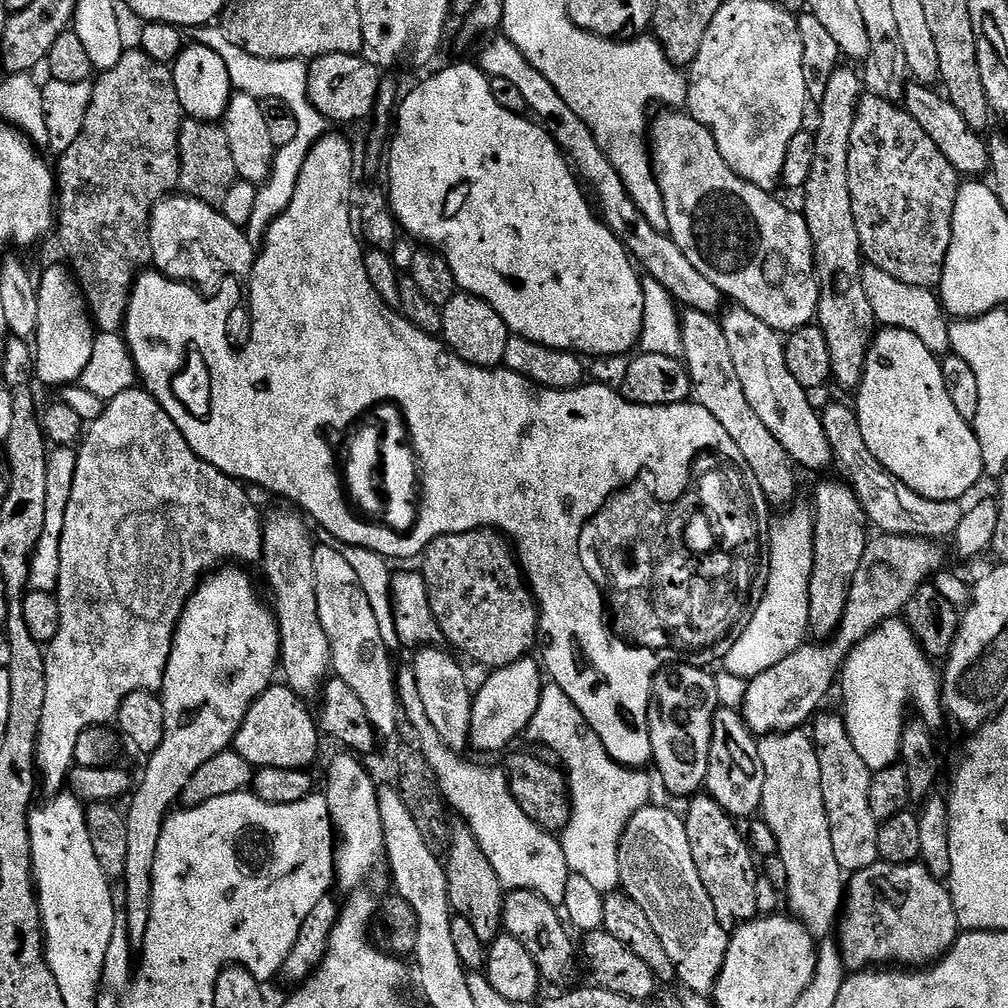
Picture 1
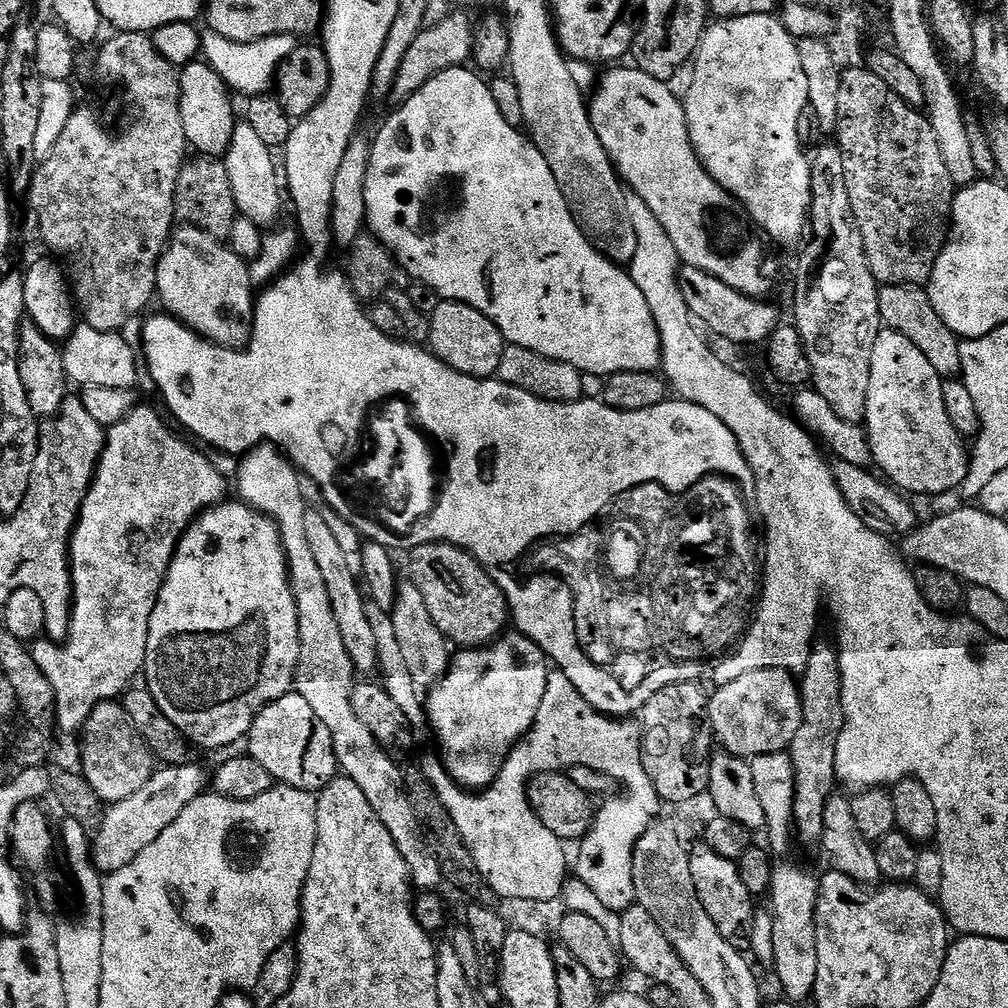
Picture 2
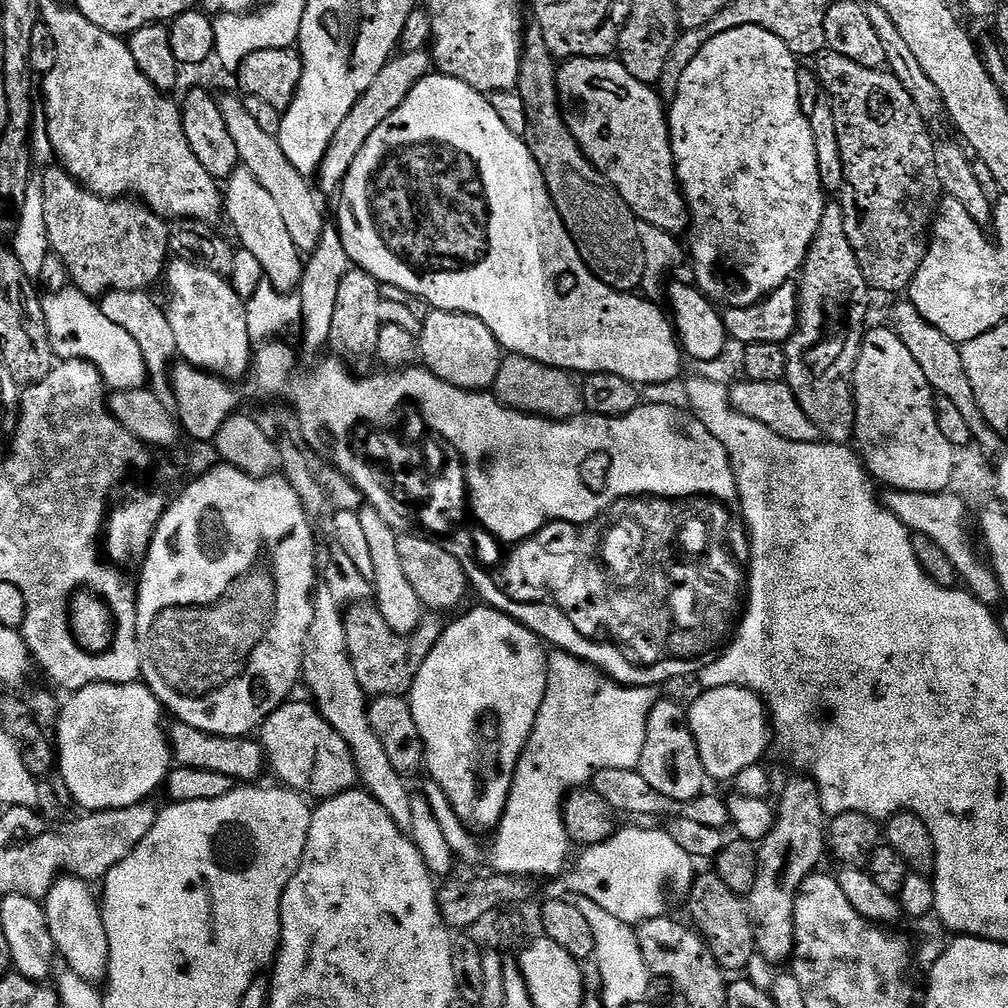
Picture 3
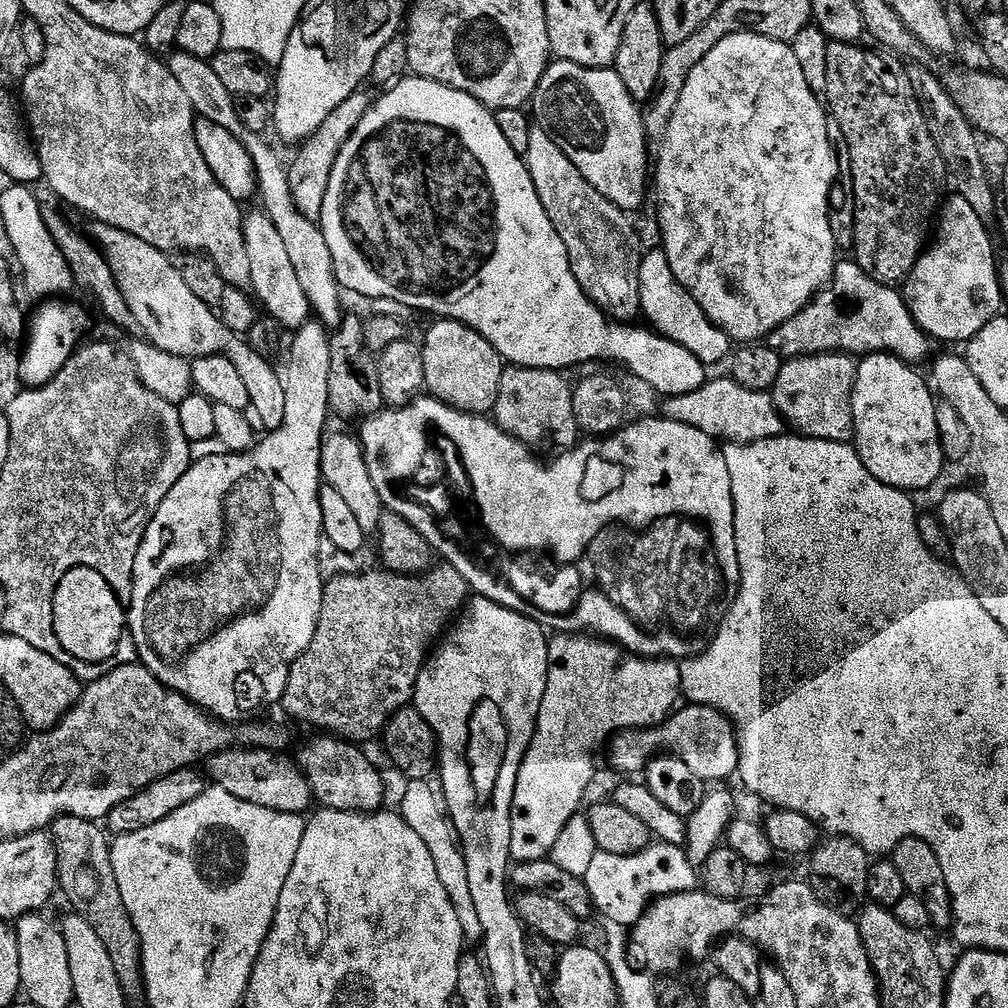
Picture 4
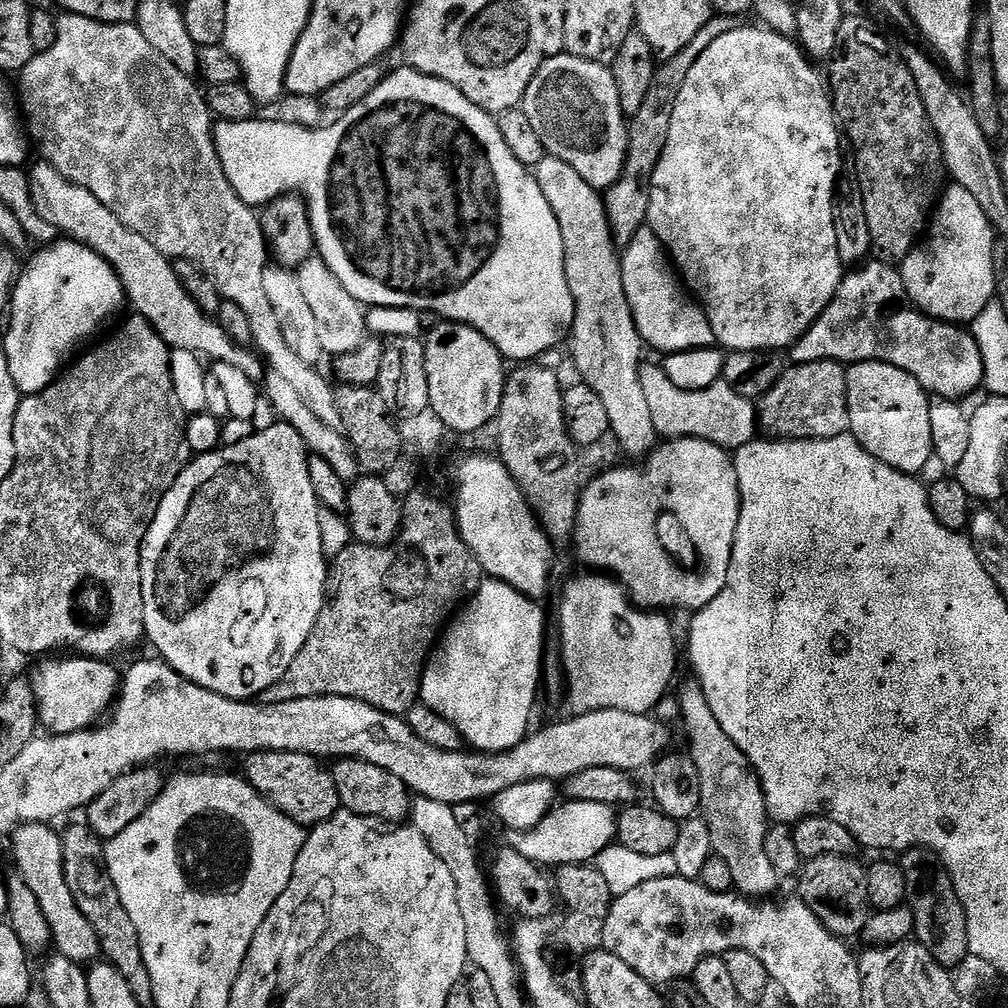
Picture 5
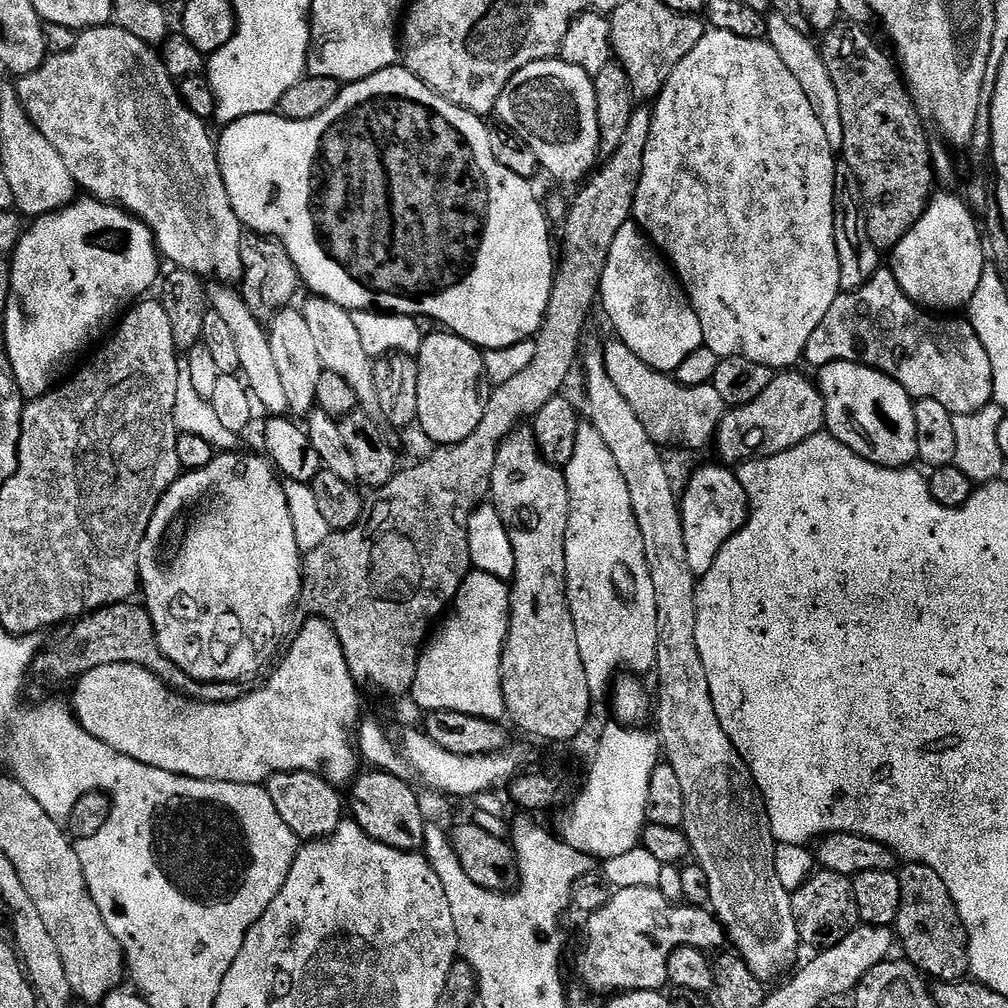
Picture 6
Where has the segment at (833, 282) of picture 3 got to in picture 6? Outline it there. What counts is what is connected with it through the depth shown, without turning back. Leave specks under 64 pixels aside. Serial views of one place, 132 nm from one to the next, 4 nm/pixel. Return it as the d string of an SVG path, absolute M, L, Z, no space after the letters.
M784 370L773 375L770 386L762 390L754 402L741 408L733 408L724 417L718 433L718 445L735 462L754 460L774 454L782 454L802 442L821 435L825 431L824 395L796 370Z

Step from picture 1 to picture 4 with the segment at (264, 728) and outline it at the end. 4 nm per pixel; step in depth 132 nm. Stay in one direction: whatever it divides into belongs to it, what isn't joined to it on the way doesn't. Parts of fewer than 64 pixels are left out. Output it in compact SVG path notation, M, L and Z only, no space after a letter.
M320 734L317 740L312 740L298 755L300 768L312 787L312 795L317 801L321 800L324 808L333 808L343 812L381 811L384 804L384 780L380 772L368 761L363 747L337 738L332 734Z

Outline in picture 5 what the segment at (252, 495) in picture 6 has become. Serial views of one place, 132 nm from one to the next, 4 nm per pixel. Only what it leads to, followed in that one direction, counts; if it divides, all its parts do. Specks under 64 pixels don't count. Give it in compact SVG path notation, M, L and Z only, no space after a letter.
M287 422L269 423L266 434L259 430L253 431L253 436L232 444L229 448L217 447L215 450L197 455L180 473L176 479L182 488L194 486L196 482L208 476L208 470L220 468L212 478L202 482L190 496L190 502L202 492L206 484L216 480L222 474L222 462L230 460L248 460L260 464L258 472L268 482L268 490L262 488L262 500L270 508L270 524L272 524L272 542L264 548L258 548L234 564L224 566L226 570L214 582L206 582L208 588L196 596L194 604L182 612L172 614L166 608L140 608L142 632L150 643L156 647L155 655L169 664L182 678L202 686L219 696L231 700L255 701L263 697L270 686L274 686L288 672L288 667L294 662L296 655L302 650L306 638L314 630L324 605L326 585L328 582L329 561L324 561L326 552L320 529L320 513L322 511L319 499L314 494L313 483L310 482L308 459L310 453L304 447L304 440L298 430Z

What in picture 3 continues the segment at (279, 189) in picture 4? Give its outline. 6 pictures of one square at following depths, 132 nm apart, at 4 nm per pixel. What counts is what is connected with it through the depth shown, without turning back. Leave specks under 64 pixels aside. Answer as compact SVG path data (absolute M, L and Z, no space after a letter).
M221 95L218 103L222 122L226 122L226 130L230 130L230 138L234 138L234 146L238 146L240 164L248 168L250 174L254 174L254 178L262 182L262 188L274 197L274 202L282 213L282 219L286 222L286 230L289 231L294 246L302 254L311 254L322 238L326 223L324 212L320 209L321 197L313 185L313 189L308 185L311 184L309 177L298 174L290 158L282 154L279 139L266 134L266 130L262 130L262 126L258 126L258 121L250 115L250 110L246 110L243 99L239 95L236 96Z

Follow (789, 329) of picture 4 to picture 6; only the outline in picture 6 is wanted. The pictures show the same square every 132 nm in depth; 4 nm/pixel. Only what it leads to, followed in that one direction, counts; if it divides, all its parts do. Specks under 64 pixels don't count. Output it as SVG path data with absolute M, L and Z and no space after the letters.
M881 266L861 288L855 288L853 292L844 292L836 299L834 306L830 306L826 318L818 322L818 330L810 334L810 342L806 342L802 360L813 370L819 370L839 360L855 364L858 360L856 352L860 352L859 359L863 363L870 368L877 368L882 374L902 385L913 401L933 400L946 406L946 410L953 416L974 414L987 404L993 403L990 358L978 342L967 319L952 319L956 318L937 318L925 311L921 305L914 303L898 286L891 267Z

